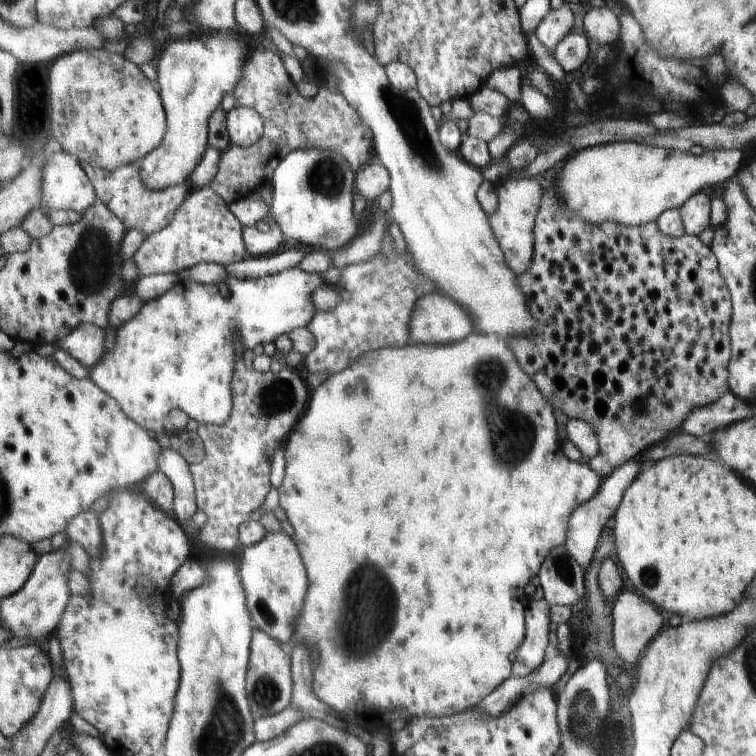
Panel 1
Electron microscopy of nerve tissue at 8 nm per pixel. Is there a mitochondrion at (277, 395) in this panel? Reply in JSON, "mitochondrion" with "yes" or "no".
{"mitochondrion":"yes"}

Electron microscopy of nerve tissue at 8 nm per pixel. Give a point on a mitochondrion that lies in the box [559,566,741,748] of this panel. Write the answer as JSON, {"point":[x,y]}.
{"point":[580,709]}

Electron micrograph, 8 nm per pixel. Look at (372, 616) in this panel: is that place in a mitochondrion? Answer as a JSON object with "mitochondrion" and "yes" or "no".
{"mitochondrion":"yes"}

